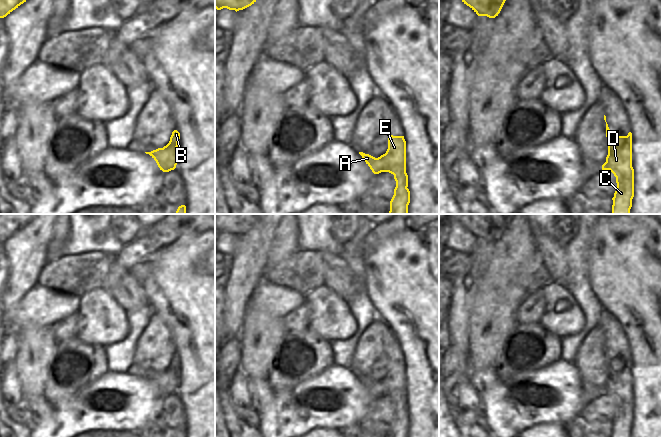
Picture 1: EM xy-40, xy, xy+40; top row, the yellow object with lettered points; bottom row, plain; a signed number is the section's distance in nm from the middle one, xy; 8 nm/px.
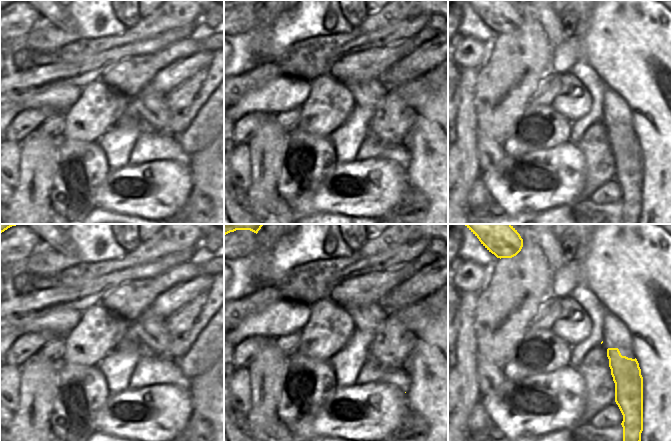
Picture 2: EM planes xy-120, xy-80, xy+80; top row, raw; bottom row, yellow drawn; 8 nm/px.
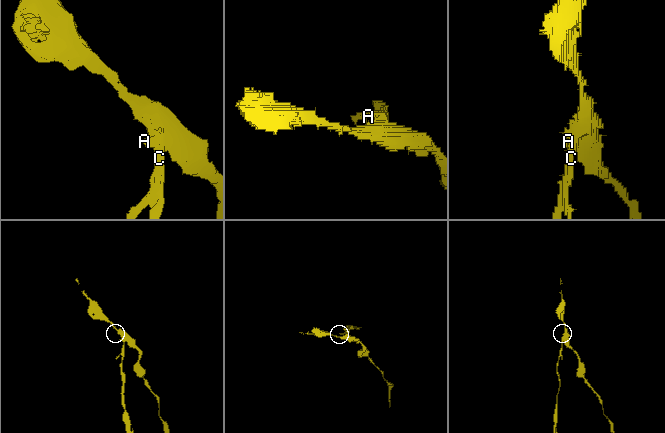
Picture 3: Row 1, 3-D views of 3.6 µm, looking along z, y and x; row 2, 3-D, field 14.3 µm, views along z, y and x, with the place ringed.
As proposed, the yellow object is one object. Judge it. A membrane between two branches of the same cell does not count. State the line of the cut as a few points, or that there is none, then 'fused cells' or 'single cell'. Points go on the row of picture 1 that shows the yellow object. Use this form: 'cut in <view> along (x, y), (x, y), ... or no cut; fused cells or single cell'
cut in xy along (378, 157), (387, 161), (389, 169), (400, 171), (407, 186); fused cells

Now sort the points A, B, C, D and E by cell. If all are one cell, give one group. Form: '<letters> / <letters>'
A C / B D E

